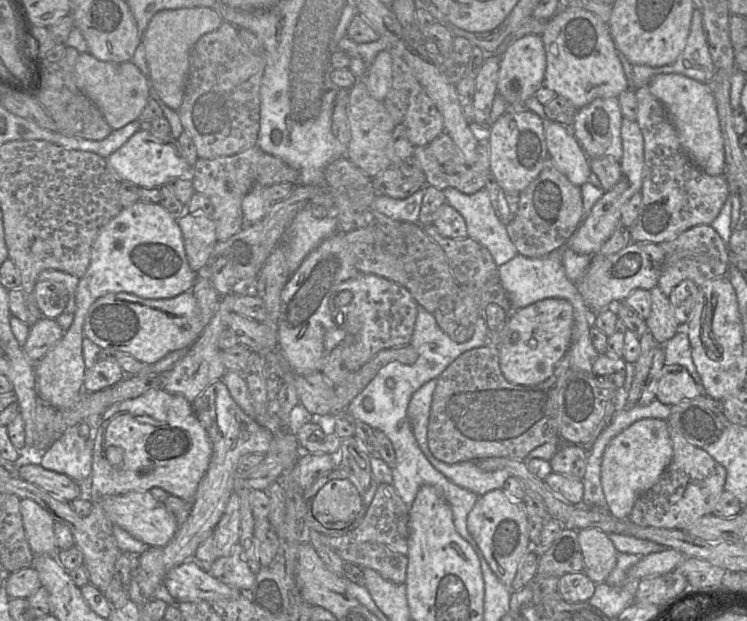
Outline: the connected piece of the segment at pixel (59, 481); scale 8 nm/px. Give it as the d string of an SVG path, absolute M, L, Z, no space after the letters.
M40 464L21 465L18 476L67 502L81 496L81 485L78 482L65 474L45 469Z

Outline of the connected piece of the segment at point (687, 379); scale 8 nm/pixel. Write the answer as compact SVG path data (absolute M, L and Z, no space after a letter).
M664 365L657 374L655 399L663 404L671 406L701 395L705 395L702 385L683 366Z

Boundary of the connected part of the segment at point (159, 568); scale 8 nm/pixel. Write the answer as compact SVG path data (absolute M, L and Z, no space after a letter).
M218 380L209 385L193 402L191 402L191 406L198 421L203 425L210 437L212 442L212 456L208 469L191 500L183 500L179 497L169 495L163 502L176 518L179 525L174 537L166 545L152 546L135 558L136 568L138 568L137 581L146 600L155 598L155 591L163 585L167 573L182 563L191 561L198 547L213 533L225 511L227 502L235 492L235 480L239 471L238 462L240 458L253 452L266 453L277 432L276 430L271 430L260 425L253 418L248 416L232 398L227 386L222 380Z

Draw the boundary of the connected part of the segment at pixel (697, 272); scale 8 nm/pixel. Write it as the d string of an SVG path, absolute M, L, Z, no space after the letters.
M702 224L691 227L662 244L630 242L615 253L596 254L579 282L575 284L586 305L596 313L607 309L613 301L624 302L625 298L636 289L652 290L658 285L661 291L668 296L671 290L683 280L691 280L701 286L712 279L727 277L730 268L731 260L727 243L711 225Z

